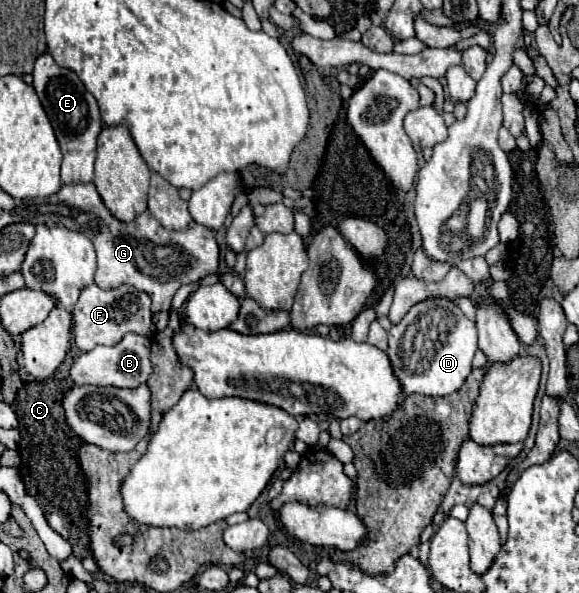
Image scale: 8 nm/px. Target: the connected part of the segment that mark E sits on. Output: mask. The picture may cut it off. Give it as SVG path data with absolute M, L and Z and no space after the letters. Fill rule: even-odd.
M42 53L36 59L34 71L34 91L40 97L40 103L52 123L56 139L60 143L62 159L62 181L64 183L90 183L94 177L94 159L96 159L96 139L102 131L100 109L90 91L86 91L84 83L74 75L74 71L56 65L50 53Z

